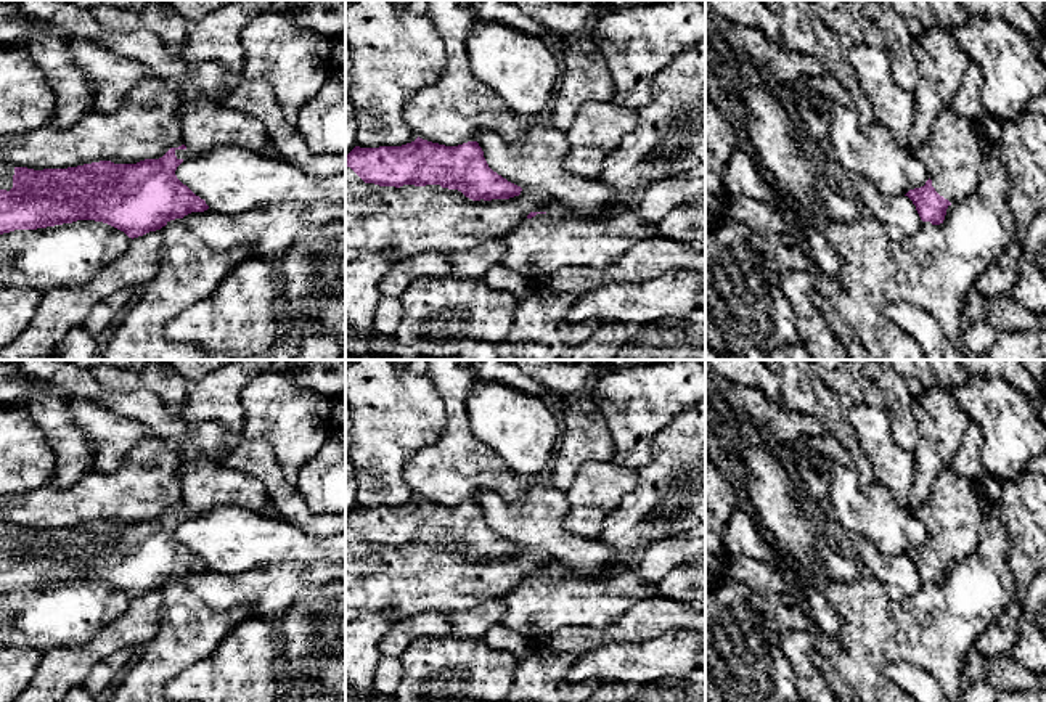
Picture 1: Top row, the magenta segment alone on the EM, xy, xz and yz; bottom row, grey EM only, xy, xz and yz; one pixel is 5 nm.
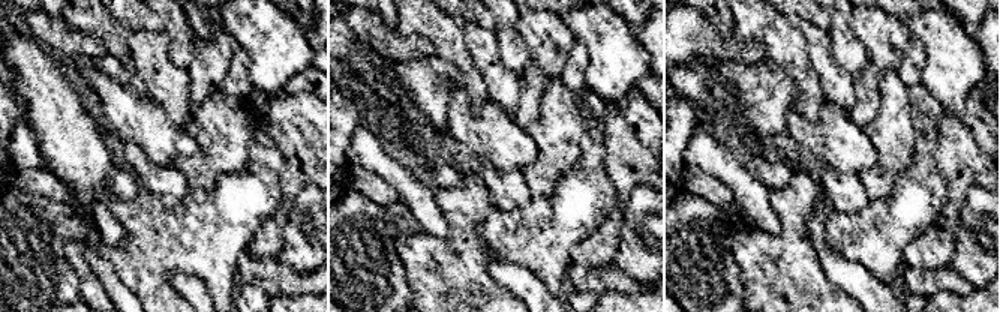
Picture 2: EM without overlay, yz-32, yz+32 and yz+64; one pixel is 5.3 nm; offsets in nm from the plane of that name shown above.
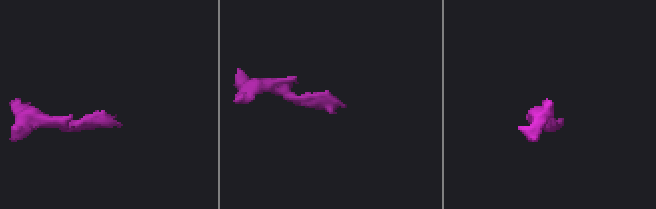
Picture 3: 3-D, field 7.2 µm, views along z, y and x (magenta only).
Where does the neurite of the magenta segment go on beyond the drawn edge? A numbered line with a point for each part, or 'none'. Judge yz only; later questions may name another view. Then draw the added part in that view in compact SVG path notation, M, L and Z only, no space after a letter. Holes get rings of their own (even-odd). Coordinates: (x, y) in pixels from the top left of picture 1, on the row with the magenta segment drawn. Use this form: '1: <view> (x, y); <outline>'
1: yz (952, 155); M943 106L927 141L913 153L925 165L935 191L951 204L977 190L983 162L982 137L975 124L951 106Z

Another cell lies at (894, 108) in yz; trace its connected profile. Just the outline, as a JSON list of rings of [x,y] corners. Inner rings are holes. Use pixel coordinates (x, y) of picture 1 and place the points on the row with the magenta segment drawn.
[[[850,43],[850,61],[860,88],[872,106],[876,122],[887,127],[900,146],[909,148],[916,100],[914,93],[893,82],[889,51]]]

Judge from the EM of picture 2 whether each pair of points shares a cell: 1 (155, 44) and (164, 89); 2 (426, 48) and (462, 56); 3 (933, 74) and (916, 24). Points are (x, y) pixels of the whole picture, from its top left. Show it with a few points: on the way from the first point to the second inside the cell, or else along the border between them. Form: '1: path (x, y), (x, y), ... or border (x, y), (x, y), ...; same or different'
1: path (155, 54), (155, 65), (161, 71), (162, 78); same
2: border (401, 36), (423, 36), (435, 51); different
3: path (934, 62), (934, 42), (928, 36); same

